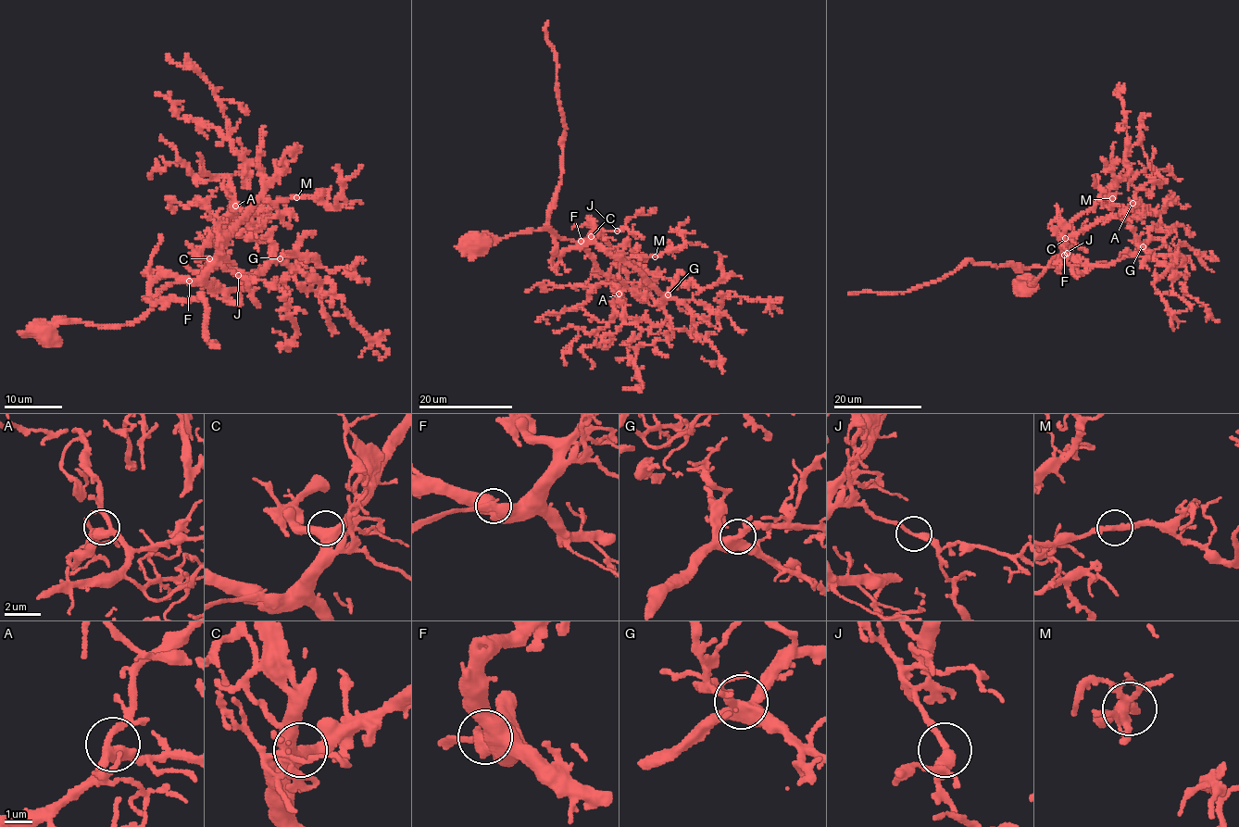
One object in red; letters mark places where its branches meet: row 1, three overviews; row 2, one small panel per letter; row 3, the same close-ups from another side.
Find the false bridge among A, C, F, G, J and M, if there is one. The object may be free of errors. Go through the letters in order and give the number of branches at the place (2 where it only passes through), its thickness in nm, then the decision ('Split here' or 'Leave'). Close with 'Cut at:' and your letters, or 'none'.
A: Branches: 3. Thickness 360 nm. Leave
C: Branches: 3. Thickness 480 nm. Leave
F: Branches: 2. Thickness 550 nm. Leave
G: Branches: 3. Thickness 400 nm. Leave
J: Branches: 2. Thickness 260 nm. Leave
M: Branches: 2. Thickness 300 nm. Leave
Cut at: none

